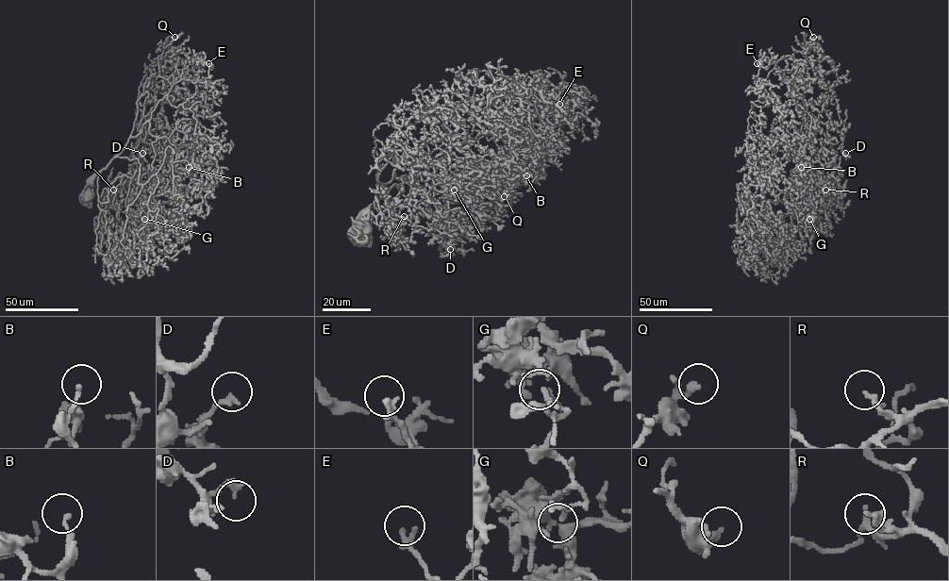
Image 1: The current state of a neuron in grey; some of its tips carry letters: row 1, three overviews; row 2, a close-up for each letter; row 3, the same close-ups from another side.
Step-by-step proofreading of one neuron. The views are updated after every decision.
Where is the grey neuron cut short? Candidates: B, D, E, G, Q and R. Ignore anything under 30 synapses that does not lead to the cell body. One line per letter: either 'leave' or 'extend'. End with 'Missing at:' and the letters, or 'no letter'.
B: leave
D: leave
E: leave
G: leave
Q: leave
R: leave
Missing at: no letter

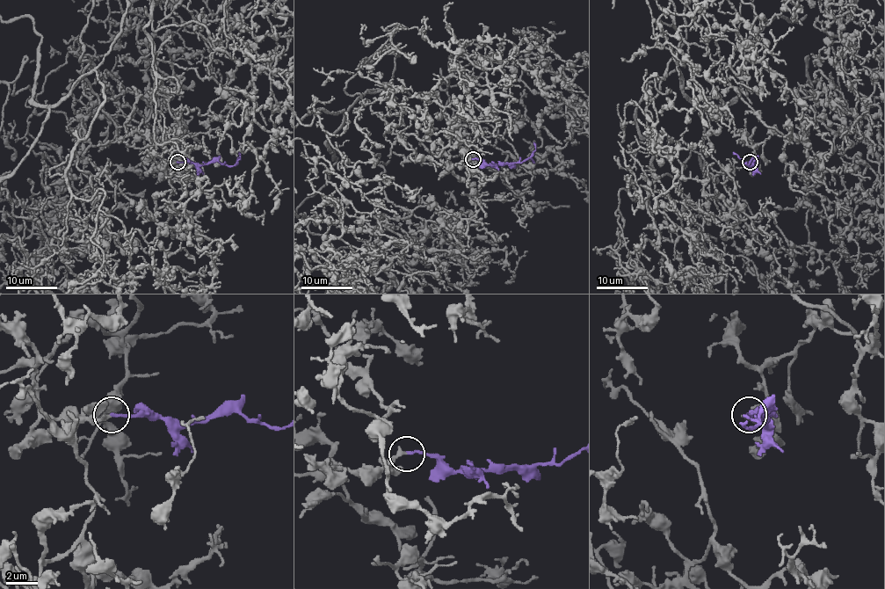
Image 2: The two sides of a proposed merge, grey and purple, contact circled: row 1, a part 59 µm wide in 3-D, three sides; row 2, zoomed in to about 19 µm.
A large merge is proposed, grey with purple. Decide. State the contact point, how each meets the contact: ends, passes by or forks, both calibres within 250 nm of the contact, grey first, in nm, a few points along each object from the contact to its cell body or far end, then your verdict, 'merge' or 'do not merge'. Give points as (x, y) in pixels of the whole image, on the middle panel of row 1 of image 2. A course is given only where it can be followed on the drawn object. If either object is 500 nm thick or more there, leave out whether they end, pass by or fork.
place (473, 159); grey ends; purple ends; calibres 260 and 170 nm; course grey (472, 159), (460, 218), (393, 204), (378, 155), (392, 178); course purple (472, 159), (482, 159), (494, 164), (513, 164), (525, 161), (536, 149), (533, 142); merge

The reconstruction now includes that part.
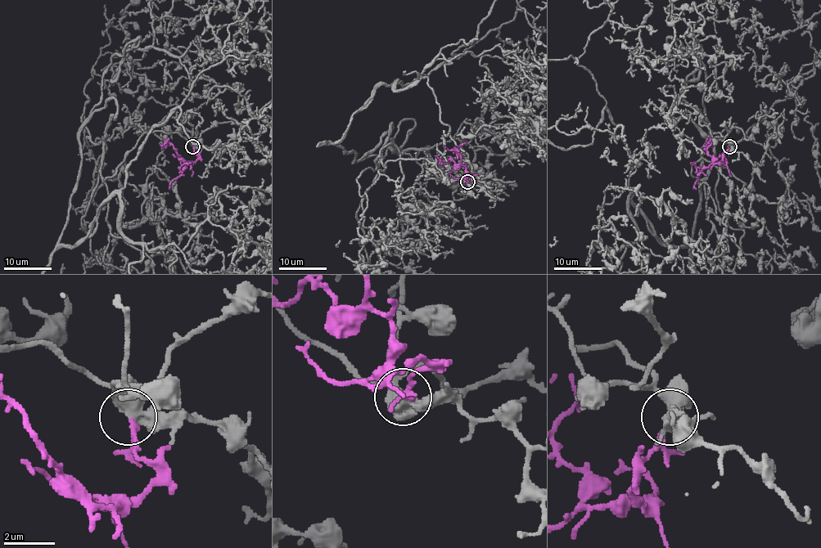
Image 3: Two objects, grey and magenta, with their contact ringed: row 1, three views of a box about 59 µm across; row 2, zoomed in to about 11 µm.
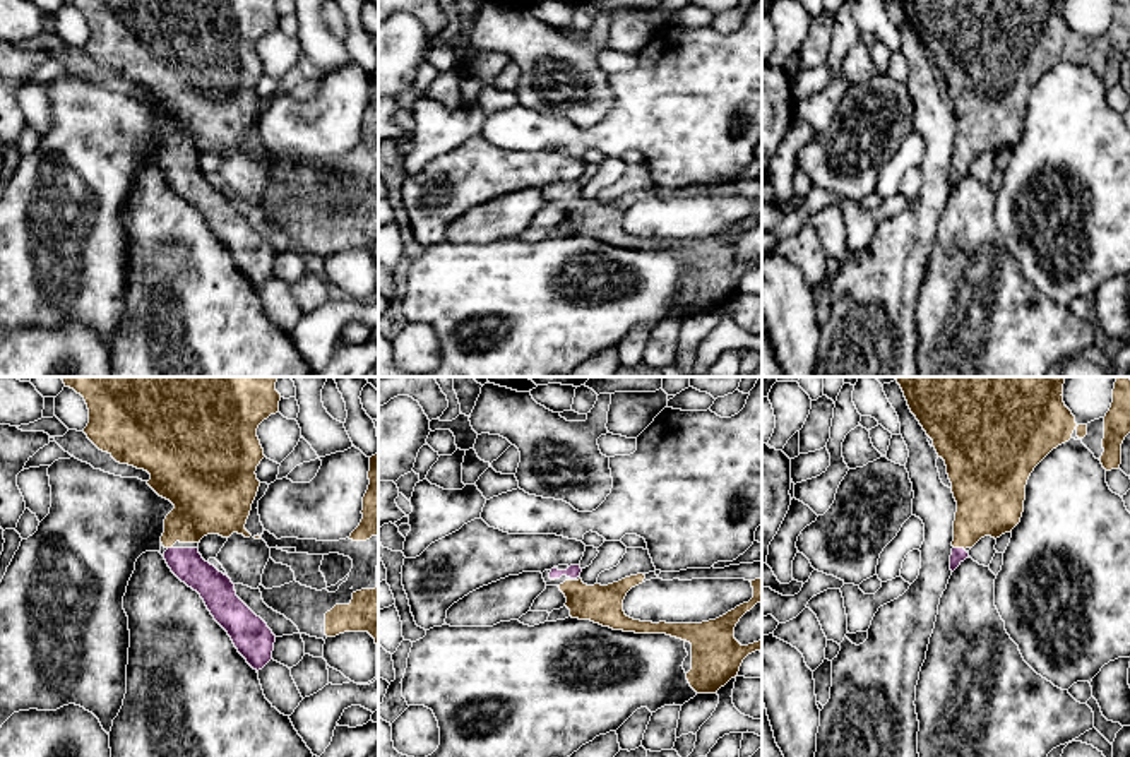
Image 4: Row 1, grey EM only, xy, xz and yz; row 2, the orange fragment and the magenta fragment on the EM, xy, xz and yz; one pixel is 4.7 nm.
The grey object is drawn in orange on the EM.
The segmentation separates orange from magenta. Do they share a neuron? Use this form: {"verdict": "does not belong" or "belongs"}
{"verdict": "belongs"}

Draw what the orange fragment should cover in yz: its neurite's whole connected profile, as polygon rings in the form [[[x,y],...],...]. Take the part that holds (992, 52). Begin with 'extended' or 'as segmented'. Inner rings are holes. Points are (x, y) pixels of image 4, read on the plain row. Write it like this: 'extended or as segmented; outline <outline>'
extended; outline [[[899,0],[911,29],[945,77],[957,118],[950,187],[981,154],[1000,154],[1020,139],[1034,84],[1077,43],[1063,19],[1063,0]]]

